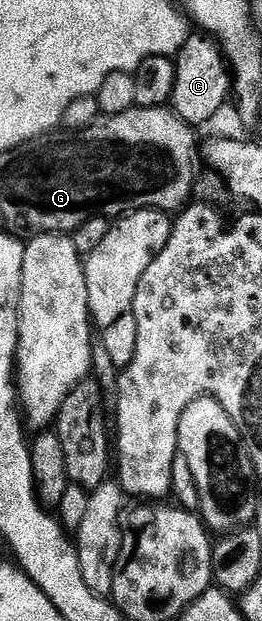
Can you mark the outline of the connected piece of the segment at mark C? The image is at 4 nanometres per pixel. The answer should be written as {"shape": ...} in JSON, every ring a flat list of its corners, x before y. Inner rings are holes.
{"shape":[[204,32,190,33,175,55,171,109,189,126,201,128,224,108,228,98,230,101,234,86,231,67,220,45]]}

